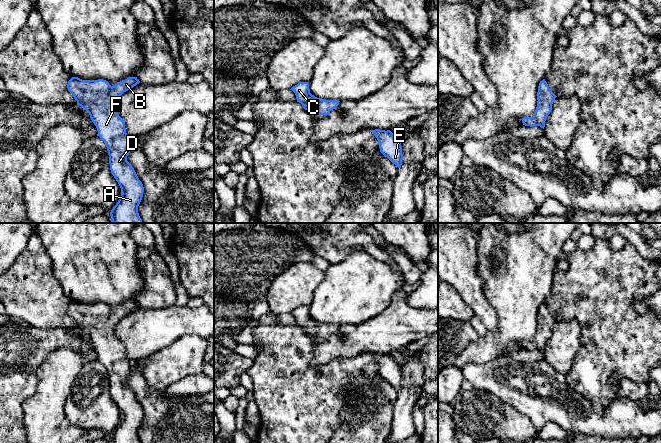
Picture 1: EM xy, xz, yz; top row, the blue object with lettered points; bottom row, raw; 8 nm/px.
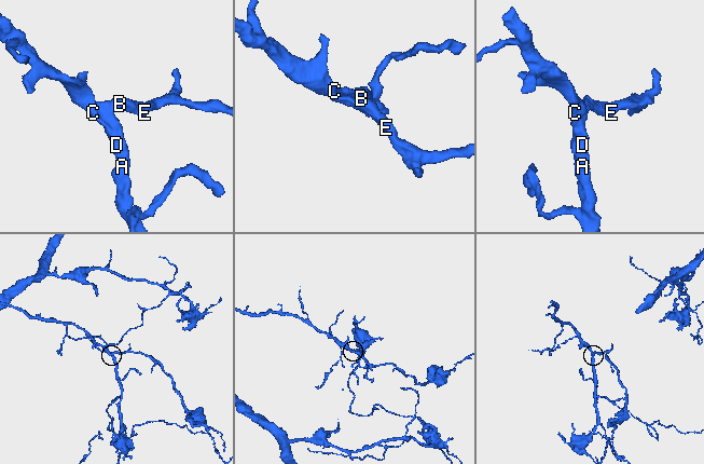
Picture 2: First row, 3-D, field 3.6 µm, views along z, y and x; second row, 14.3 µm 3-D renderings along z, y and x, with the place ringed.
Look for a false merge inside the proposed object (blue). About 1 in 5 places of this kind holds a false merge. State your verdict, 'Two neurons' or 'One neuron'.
One neuron

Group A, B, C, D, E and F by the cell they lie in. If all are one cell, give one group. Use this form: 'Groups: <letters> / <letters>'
Groups: A B C D E F

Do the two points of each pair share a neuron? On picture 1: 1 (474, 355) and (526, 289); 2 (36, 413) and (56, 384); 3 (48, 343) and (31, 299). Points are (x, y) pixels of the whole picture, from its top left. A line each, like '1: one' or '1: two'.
1: one
2: one
3: two

